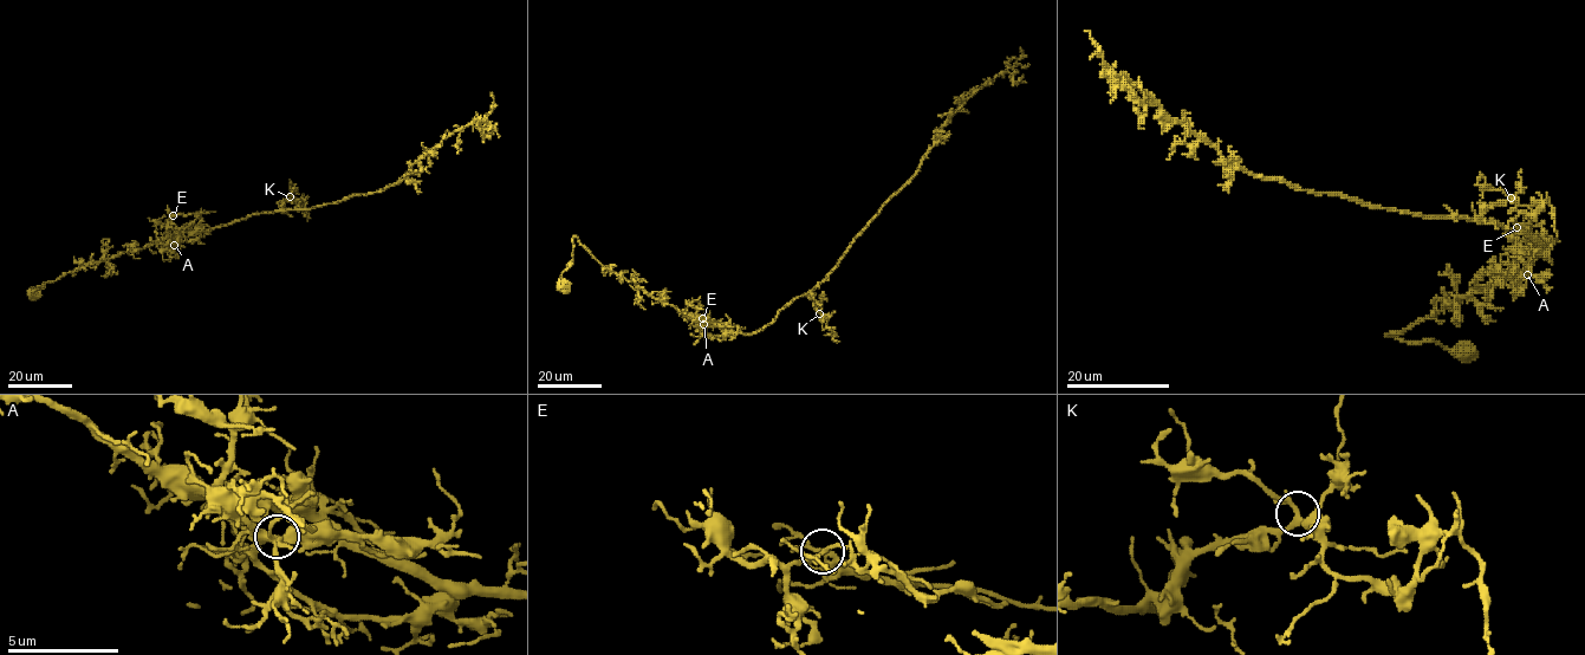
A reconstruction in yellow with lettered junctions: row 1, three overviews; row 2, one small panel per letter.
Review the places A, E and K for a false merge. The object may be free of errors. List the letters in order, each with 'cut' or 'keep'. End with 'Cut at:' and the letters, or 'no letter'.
A: keep
E: cut
K: keep
Cut at: E

